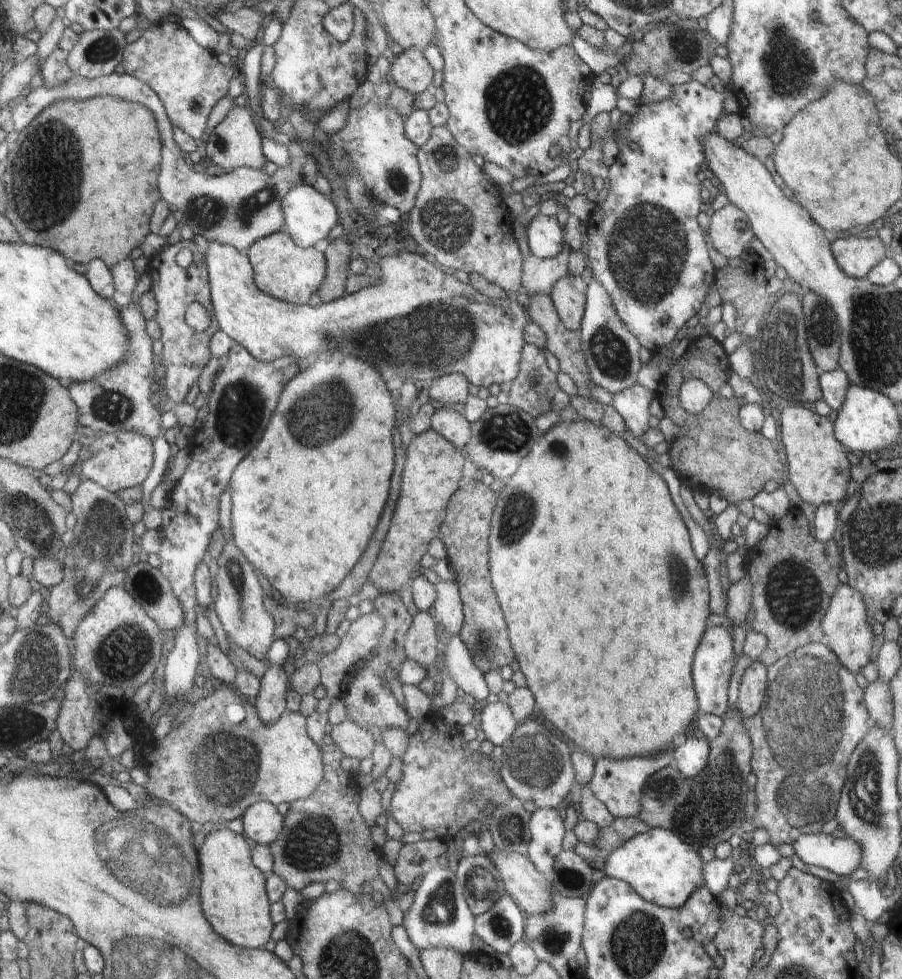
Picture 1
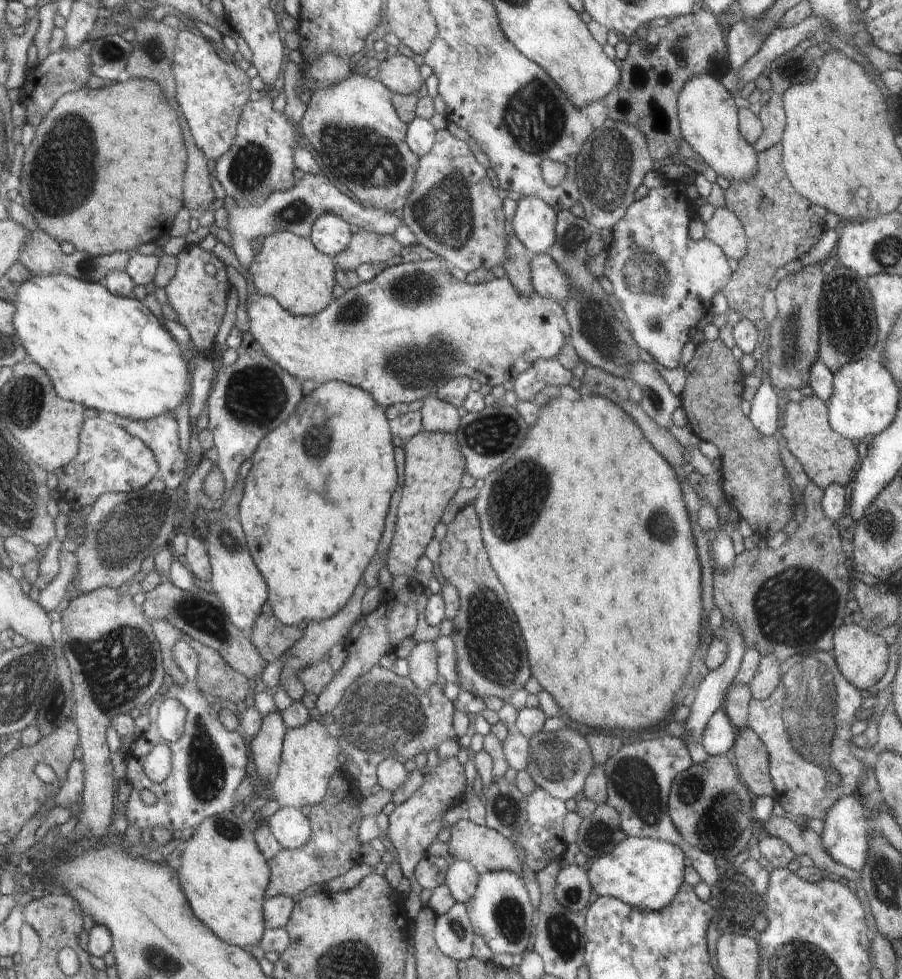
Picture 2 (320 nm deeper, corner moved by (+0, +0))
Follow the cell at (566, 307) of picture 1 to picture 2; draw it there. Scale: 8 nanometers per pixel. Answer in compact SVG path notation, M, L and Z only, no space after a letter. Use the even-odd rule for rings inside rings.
M547 252L531 260L531 281L534 292L544 298L555 298L563 304L569 293L565 275Z

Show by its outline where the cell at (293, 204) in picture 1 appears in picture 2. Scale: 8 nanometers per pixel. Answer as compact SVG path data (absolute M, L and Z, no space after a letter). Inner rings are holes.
M324 213L312 225L310 240L324 254L336 257L349 248L350 226L345 219L332 213Z

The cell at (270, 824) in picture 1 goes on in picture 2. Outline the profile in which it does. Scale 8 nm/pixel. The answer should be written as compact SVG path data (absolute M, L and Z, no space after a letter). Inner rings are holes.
M294 807L280 808L265 823L282 849L302 848L312 836L307 812Z

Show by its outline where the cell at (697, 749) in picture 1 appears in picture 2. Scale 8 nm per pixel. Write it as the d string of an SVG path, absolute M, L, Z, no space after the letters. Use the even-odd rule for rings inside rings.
M718 709L710 717L700 742L709 756L730 755L738 732L732 727L731 718L724 709Z

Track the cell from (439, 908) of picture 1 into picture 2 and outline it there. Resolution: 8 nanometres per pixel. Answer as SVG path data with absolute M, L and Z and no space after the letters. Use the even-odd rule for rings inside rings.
M455 903L448 912L437 915L434 936L437 947L452 960L465 961L472 957L475 932L468 907Z

